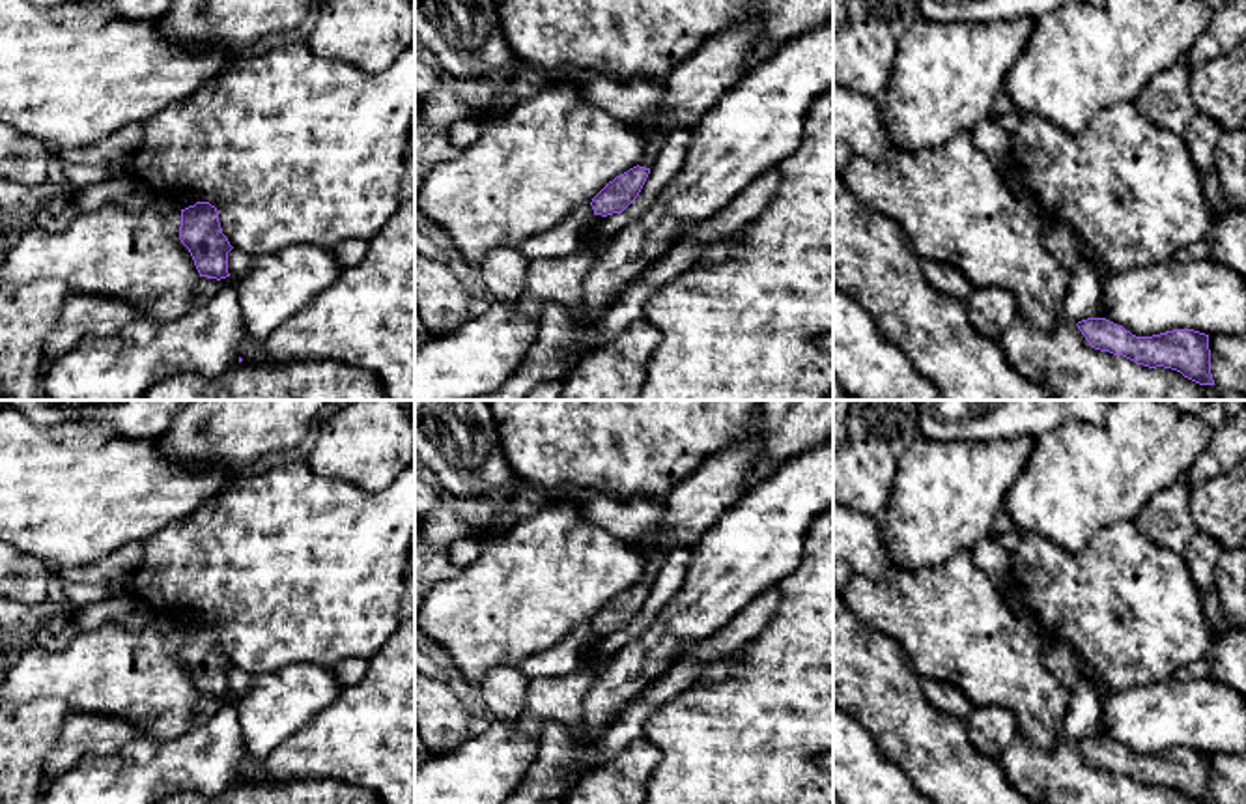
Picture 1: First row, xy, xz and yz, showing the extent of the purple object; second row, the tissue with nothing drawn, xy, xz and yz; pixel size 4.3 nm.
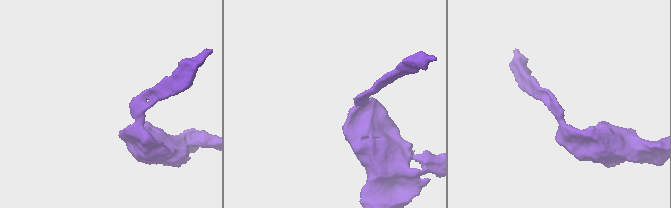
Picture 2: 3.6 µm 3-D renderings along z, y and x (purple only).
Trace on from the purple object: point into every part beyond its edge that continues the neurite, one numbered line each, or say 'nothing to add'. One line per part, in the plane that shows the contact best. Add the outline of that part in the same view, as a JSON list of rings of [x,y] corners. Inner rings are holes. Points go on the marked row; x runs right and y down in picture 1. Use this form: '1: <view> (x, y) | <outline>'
nothing to add

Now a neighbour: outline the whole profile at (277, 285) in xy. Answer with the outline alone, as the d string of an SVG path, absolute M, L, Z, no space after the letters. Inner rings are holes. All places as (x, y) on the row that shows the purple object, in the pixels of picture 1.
M314 245L254 254L250 269L234 279L248 337L265 342L278 325L333 286L342 271L333 251Z

